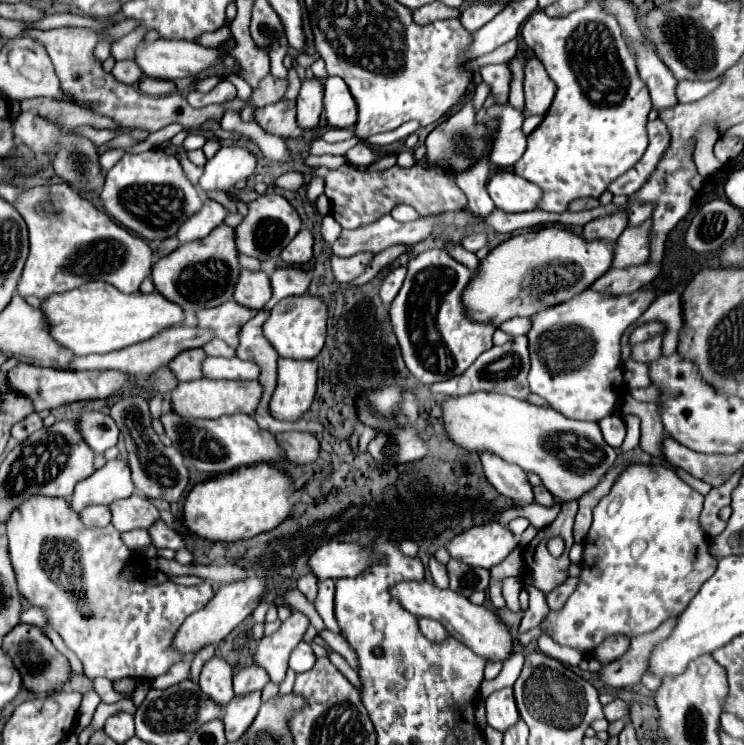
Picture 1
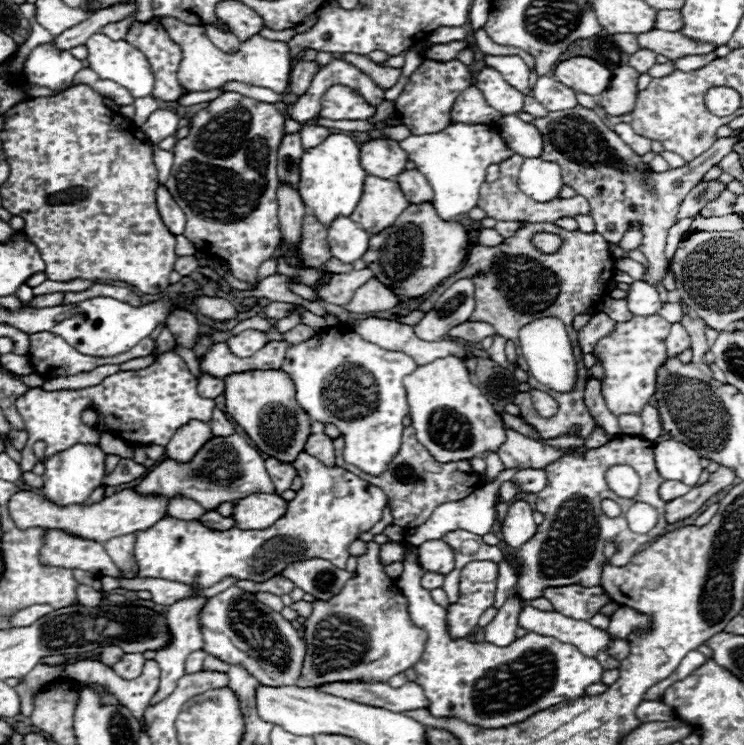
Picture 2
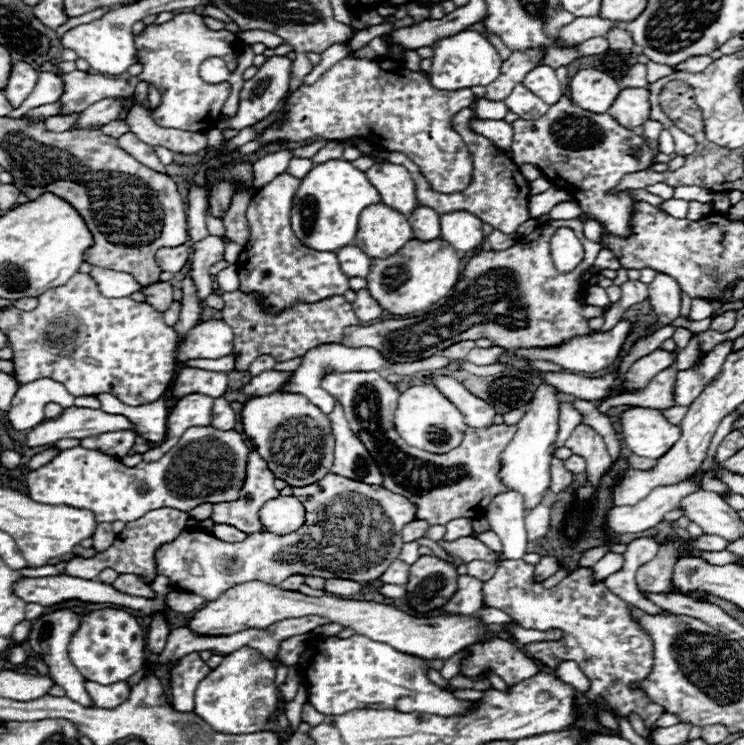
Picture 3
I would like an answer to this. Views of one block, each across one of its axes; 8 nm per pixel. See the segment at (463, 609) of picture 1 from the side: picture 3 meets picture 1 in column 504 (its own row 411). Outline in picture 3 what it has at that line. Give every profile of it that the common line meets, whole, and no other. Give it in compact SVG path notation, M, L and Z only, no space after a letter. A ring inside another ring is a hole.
M630 408L620 416L622 440L636 456L658 460L680 440L682 430L670 424L660 410Z

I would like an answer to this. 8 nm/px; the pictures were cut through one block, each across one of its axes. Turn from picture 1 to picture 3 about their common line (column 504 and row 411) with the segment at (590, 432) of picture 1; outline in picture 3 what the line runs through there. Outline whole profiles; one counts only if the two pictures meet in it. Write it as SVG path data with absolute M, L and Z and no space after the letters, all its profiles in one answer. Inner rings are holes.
M420 384L412 386L398 398L396 408L396 432L400 438L408 440L408 444L432 452L432 454L444 454L460 446L462 436L466 432L466 424L462 420L460 410L436 388L436 384Z

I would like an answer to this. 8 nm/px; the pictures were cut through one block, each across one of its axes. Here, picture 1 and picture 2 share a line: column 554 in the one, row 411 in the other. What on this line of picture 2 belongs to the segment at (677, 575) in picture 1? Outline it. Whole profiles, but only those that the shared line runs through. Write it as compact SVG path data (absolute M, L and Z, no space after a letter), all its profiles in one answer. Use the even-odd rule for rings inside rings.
M632 316L626 322L616 322L612 334L600 338L594 344L592 354L604 368L604 378L600 380L602 396L608 410L614 416L620 414L640 414L656 392L656 372L666 362L666 336L670 332L670 322L662 316Z

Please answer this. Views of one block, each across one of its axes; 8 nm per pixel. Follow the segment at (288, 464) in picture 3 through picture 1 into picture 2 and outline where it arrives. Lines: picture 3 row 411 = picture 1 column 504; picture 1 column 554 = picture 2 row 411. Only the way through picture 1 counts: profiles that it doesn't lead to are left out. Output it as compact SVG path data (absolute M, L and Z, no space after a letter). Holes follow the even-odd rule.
M240 372L226 376L224 382L226 414L244 428L260 452L292 464L310 436L310 420L296 402L292 380L284 372Z

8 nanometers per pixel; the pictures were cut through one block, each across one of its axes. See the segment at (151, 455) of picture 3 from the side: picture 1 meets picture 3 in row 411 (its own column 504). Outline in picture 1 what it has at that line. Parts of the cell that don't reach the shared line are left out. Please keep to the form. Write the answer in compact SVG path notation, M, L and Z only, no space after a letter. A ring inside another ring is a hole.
M496 172L490 176L486 184L488 196L494 200L496 208L504 212L528 212L536 208L536 200L540 200L540 188L520 180L520 176L512 176L512 172Z

